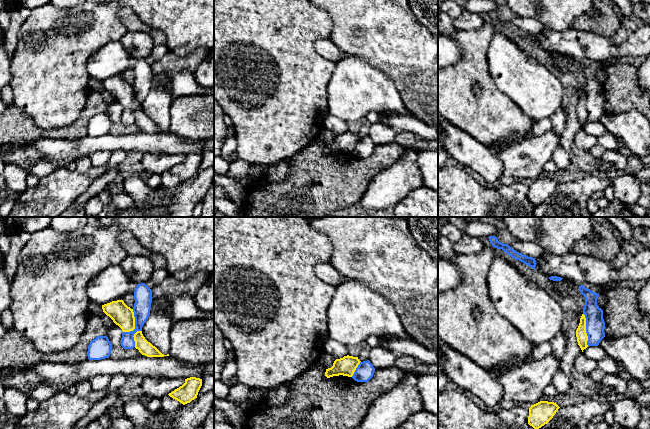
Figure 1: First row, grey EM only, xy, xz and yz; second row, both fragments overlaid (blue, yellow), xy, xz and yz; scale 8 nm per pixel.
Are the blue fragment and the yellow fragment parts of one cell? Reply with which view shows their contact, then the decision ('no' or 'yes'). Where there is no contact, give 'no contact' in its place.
yz | no

